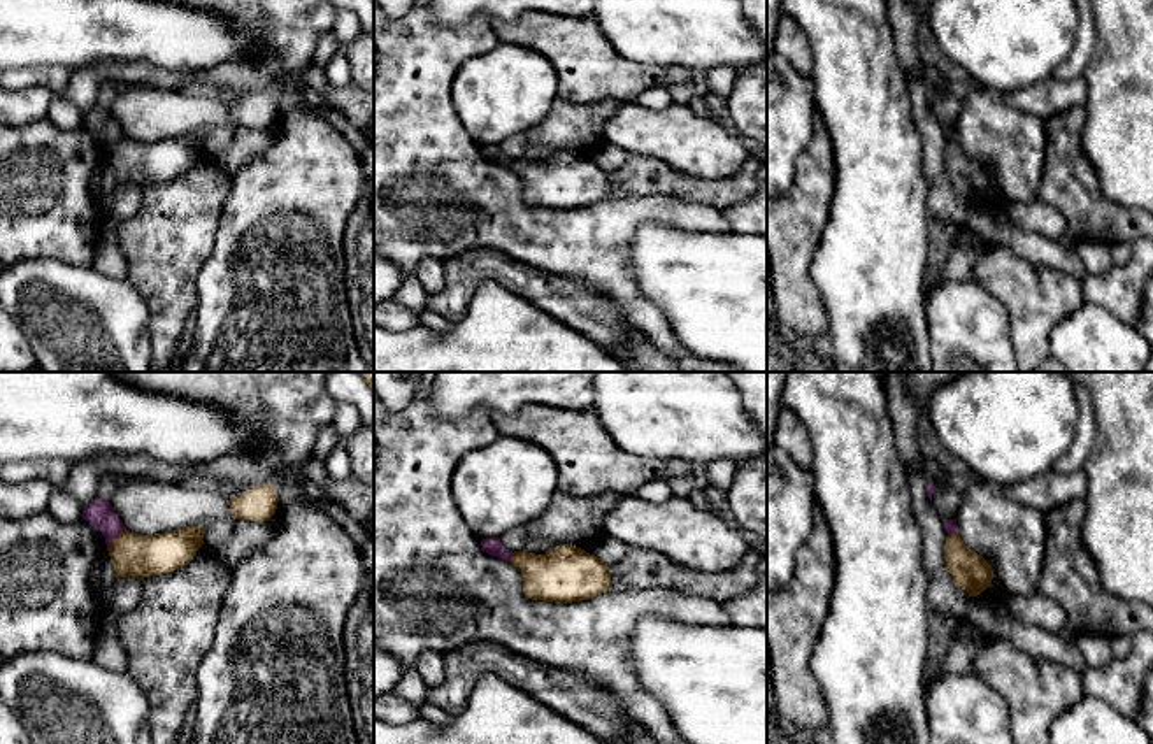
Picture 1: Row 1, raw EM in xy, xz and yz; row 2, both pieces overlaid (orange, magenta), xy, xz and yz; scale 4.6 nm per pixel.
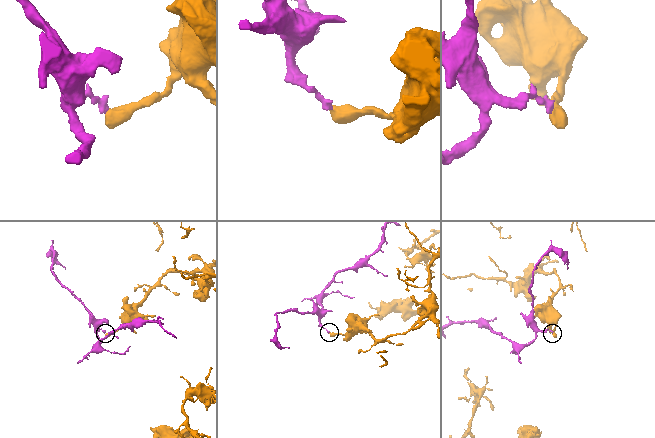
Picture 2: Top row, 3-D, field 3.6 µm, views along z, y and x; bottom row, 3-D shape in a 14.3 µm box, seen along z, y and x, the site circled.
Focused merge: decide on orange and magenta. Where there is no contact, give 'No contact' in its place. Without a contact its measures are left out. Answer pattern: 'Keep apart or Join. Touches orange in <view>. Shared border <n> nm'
Keep apart. Touches orange in xy. Shared border 120 nm

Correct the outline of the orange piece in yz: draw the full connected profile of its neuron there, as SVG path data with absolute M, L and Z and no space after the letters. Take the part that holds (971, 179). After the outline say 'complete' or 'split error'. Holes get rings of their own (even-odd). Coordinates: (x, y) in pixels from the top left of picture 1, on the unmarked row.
M958 139L946 144L944 165L953 190L969 204L978 204L990 193L993 186L992 172L969 156Z; complete

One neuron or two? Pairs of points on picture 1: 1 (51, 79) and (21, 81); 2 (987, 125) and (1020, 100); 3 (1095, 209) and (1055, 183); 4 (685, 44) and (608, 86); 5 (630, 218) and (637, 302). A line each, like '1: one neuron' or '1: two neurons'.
1: one neuron
2: two neurons
3: one neuron
4: two neurons
5: one neuron

